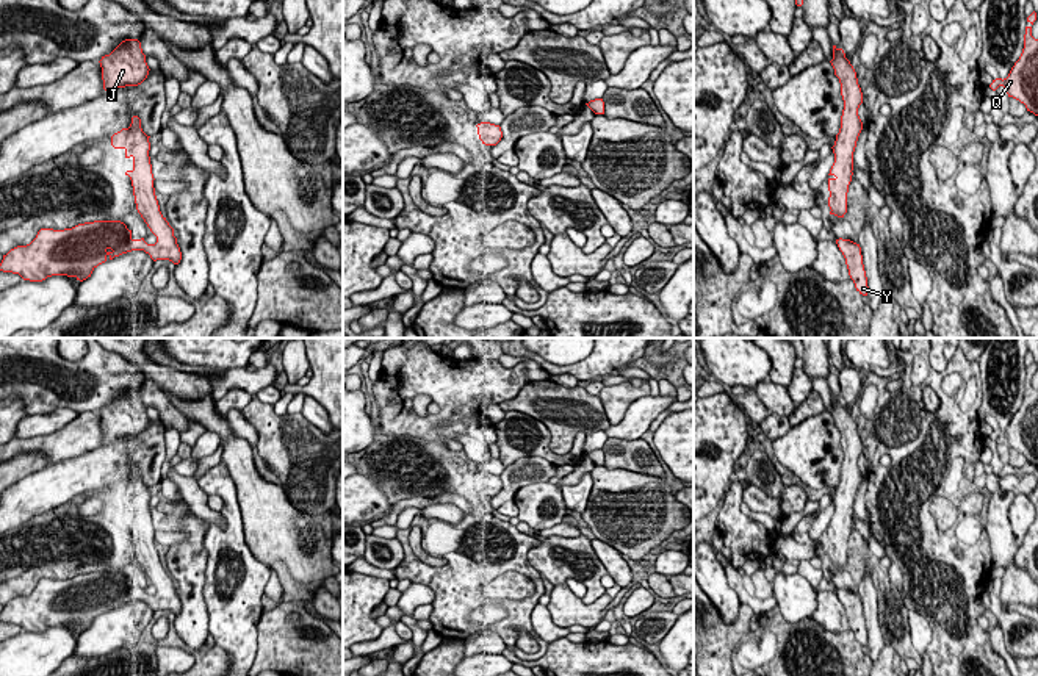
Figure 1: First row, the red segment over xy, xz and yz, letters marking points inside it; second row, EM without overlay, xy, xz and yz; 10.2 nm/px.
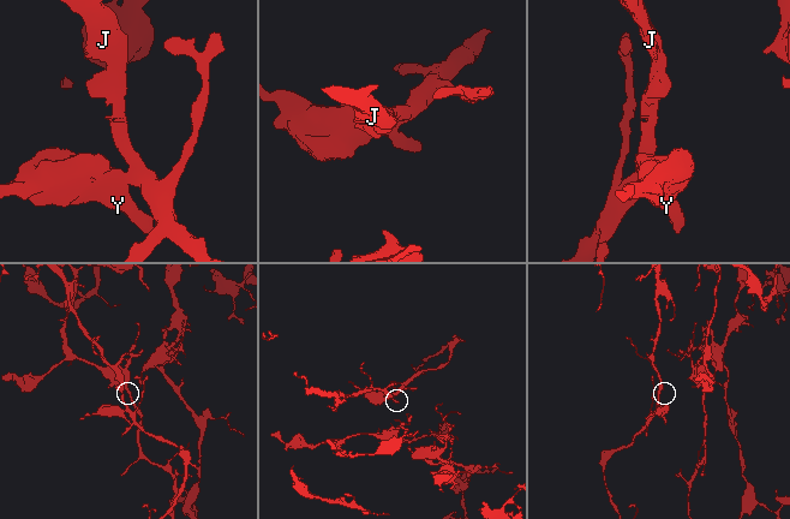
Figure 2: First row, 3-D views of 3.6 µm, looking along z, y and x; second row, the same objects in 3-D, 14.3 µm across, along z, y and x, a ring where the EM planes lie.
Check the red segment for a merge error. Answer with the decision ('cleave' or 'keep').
keep

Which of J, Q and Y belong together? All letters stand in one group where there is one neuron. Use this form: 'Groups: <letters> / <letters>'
Groups: J Q Y

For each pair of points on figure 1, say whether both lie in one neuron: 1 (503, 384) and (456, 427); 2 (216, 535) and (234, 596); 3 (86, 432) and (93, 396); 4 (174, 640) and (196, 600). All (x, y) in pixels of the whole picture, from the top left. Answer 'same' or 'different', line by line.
1: same
2: same
3: different
4: different

